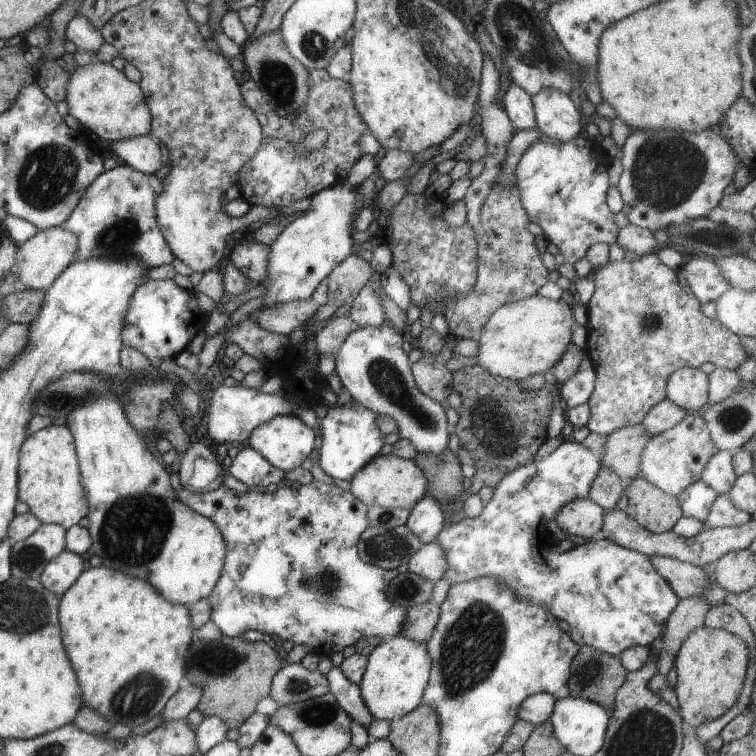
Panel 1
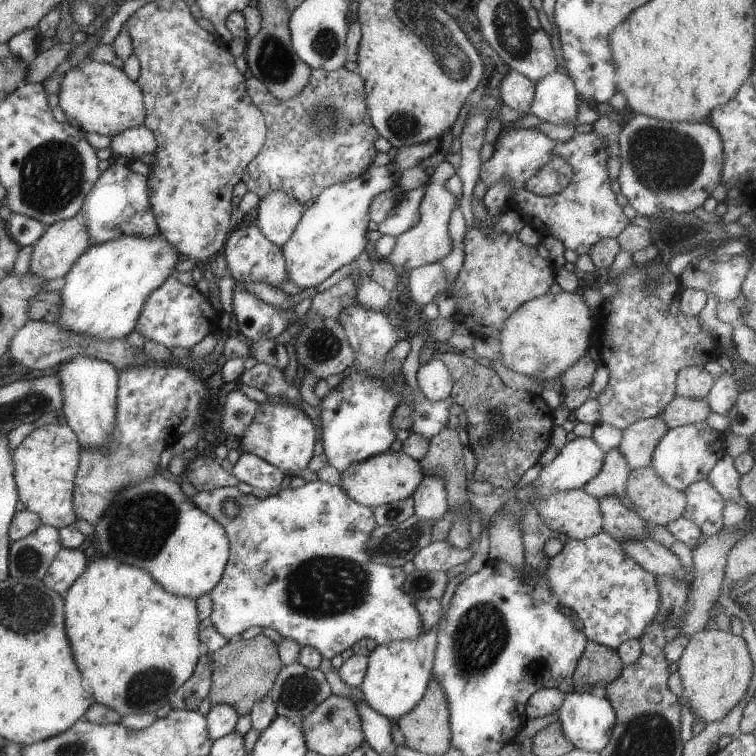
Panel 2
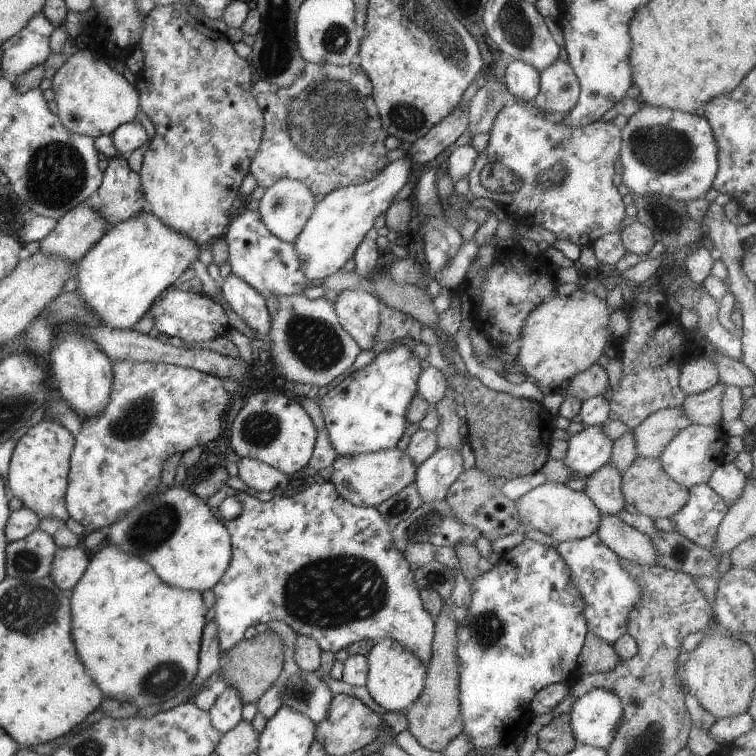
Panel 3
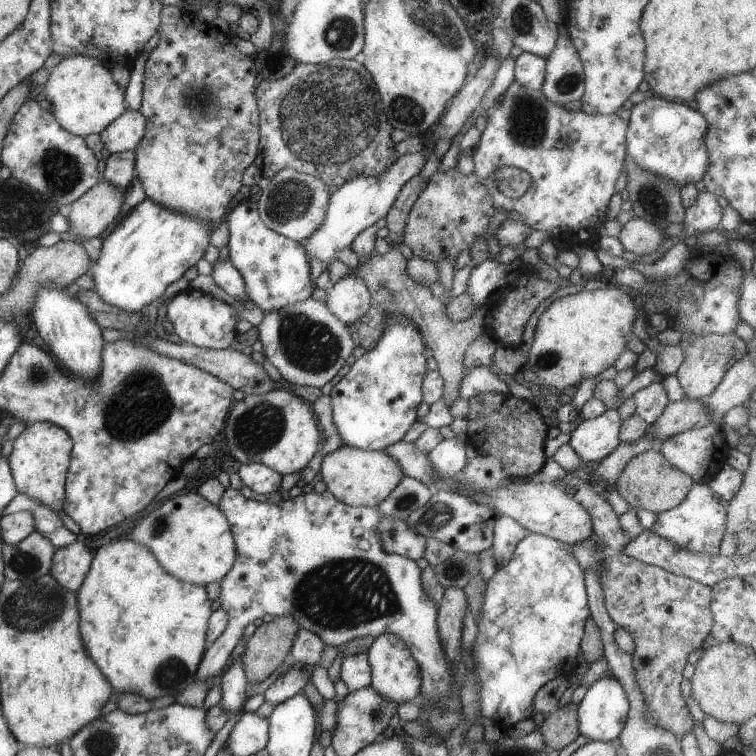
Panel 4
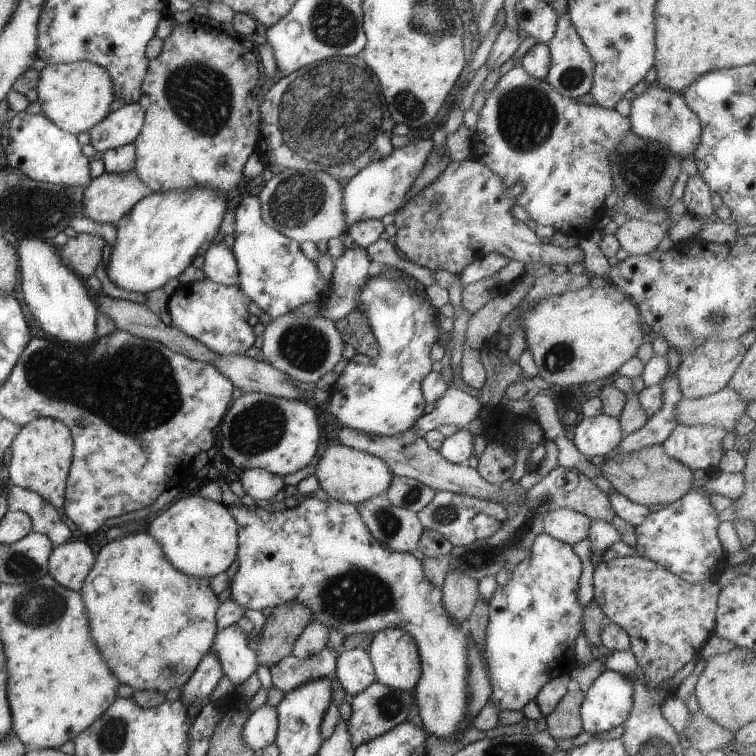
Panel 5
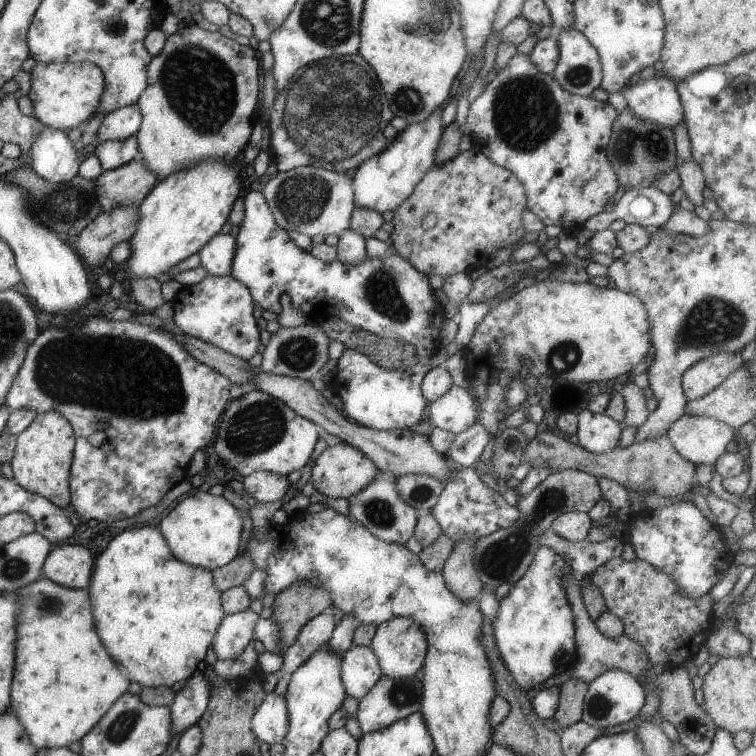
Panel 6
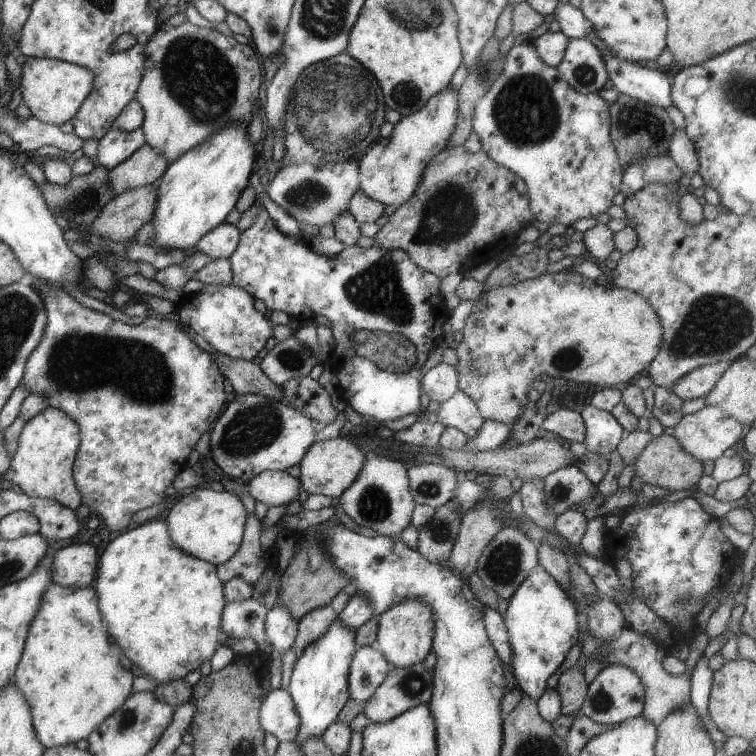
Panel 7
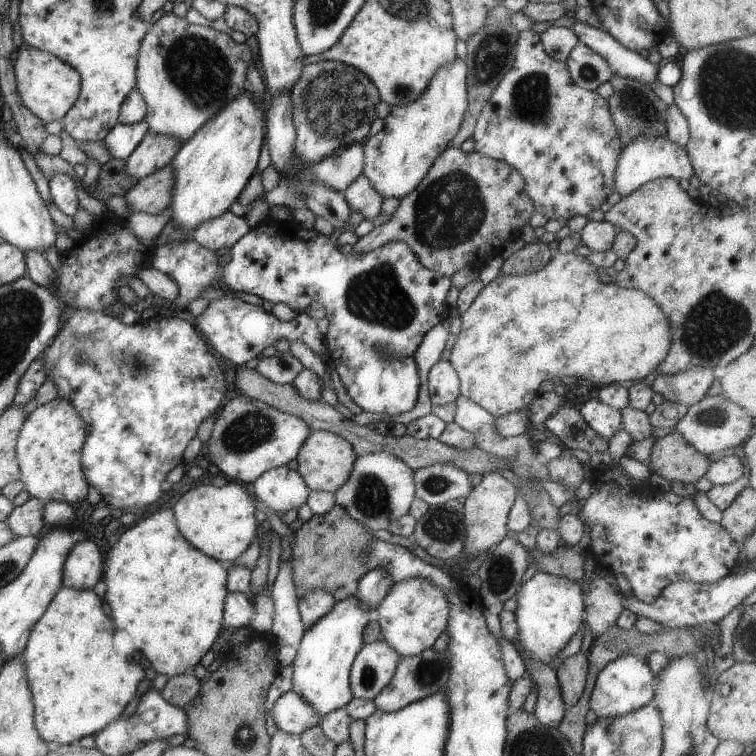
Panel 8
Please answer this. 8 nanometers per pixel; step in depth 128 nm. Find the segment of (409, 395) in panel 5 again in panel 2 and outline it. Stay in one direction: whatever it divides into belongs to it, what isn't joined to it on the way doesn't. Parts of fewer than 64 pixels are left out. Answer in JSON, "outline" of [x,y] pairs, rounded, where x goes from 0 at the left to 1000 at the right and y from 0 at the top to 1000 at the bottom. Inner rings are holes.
{"outline":[[[464,492],[423,529],[426,599],[448,627],[462,614],[515,597],[524,573],[517,563],[517,550],[528,534],[522,524],[522,513],[512,513],[507,503],[491,503],[491,497],[480,497],[480,492]]]}

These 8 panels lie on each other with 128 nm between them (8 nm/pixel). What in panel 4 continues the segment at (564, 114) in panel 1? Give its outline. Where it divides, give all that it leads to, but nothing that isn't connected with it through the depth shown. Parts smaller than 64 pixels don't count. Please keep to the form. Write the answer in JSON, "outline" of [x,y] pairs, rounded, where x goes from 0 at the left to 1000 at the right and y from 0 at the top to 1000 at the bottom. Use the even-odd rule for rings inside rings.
{"outline":[[[742,34],[729,71],[722,77],[714,119],[724,132],[739,140],[766,131],[772,120],[771,85]]]}

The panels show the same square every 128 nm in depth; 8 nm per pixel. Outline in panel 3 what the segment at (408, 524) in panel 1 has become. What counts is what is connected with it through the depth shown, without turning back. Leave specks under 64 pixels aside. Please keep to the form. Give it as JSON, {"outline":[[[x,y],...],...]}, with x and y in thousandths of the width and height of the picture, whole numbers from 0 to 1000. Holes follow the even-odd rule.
{"outline":[[[577,593],[565,608],[553,614],[548,638],[557,665],[586,660],[591,646],[614,623],[611,614],[610,599],[602,593]]]}

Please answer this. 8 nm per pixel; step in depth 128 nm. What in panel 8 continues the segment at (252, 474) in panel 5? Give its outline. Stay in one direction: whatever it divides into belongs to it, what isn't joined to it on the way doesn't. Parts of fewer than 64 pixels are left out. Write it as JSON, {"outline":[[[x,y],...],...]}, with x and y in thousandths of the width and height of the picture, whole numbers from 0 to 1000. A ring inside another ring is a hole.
{"outline":[[[380,616],[353,620],[335,636],[335,659],[373,681],[403,667],[410,648],[401,632]]]}

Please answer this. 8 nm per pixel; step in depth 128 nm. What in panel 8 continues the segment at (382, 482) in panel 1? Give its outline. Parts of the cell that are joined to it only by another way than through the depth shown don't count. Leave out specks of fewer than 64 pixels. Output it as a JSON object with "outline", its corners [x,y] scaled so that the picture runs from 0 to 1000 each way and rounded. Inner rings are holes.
{"outline":[[[414,569],[401,582],[401,587],[393,598],[392,623],[410,649],[430,648],[430,651],[442,652],[459,635],[470,603],[467,591],[455,579],[438,571],[430,571],[430,569]]]}

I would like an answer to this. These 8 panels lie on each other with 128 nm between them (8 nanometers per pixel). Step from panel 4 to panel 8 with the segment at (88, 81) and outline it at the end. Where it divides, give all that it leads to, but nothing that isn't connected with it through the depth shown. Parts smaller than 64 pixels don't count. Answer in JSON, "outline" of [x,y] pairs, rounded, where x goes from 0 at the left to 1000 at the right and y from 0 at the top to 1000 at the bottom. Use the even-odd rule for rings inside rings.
{"outline":[[[33,56],[22,63],[22,75],[17,79],[20,116],[30,140],[54,159],[57,164],[78,160],[97,140],[104,124],[104,98],[74,74],[36,61]]]}

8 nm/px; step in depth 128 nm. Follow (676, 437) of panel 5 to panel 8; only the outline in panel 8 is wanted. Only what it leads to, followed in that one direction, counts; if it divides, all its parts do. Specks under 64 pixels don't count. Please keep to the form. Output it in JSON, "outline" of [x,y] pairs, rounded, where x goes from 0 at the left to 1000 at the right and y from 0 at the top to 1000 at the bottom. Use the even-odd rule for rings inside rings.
{"outline":[[[933,522],[925,532],[909,538],[903,553],[893,561],[890,569],[897,571],[903,578],[903,582],[919,593],[922,598],[933,599],[935,603],[940,599],[950,603],[954,602],[955,595],[959,595],[959,593],[972,593],[975,587],[983,585],[999,567],[997,557],[993,550],[988,550],[988,545],[983,540],[978,540],[975,534],[963,530],[960,525]]]}

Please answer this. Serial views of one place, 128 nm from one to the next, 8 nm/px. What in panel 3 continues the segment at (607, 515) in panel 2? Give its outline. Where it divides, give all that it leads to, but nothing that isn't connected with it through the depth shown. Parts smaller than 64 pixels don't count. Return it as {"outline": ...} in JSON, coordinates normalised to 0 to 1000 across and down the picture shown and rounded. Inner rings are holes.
{"outline":[[[800,611],[792,622],[774,632],[774,656],[784,663],[794,680],[816,681],[825,669],[821,624]]]}

